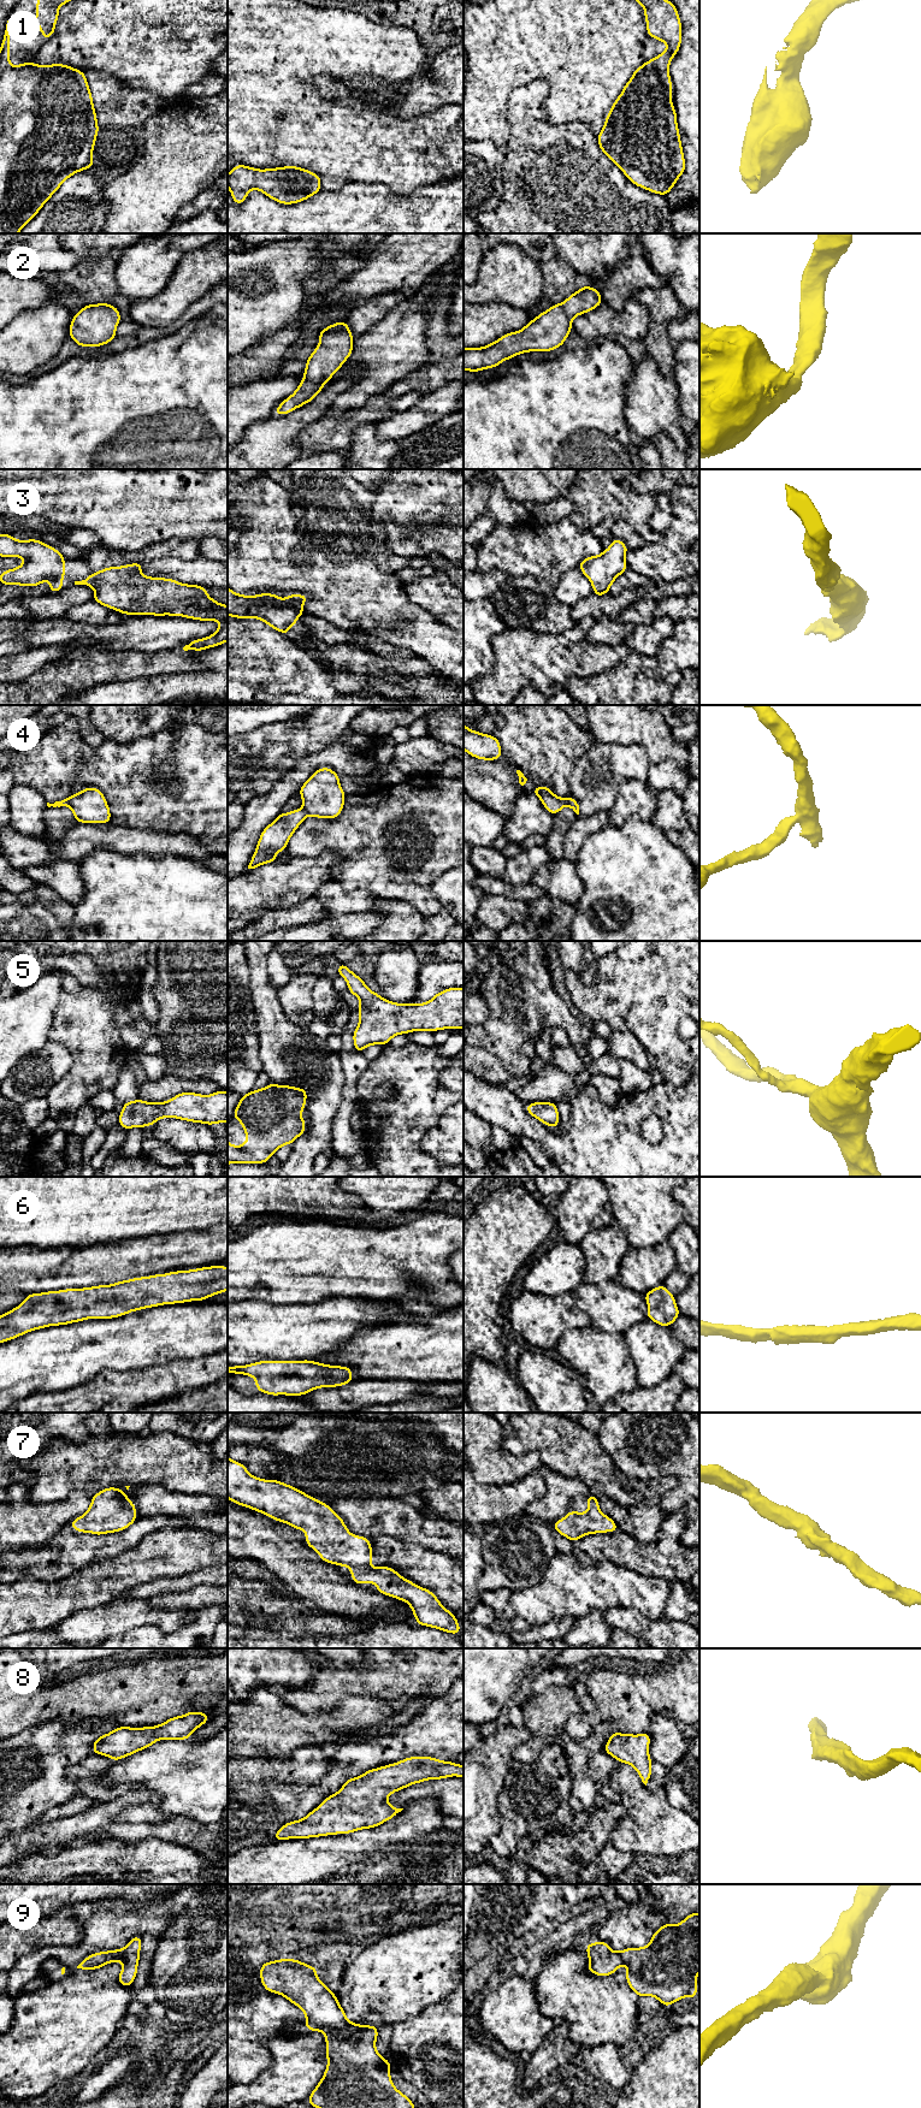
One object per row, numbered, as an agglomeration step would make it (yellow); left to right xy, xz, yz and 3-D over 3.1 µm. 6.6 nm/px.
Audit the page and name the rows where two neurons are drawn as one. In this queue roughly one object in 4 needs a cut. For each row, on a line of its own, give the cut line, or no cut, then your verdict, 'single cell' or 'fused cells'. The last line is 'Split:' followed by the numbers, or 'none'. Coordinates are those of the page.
1: no cut | single cell
2: no cut | single cell
3: no cut | single cell
4: xy (68, 798), (70, 805) | fused cells
5: no cut | single cell
6: no cut | single cell
7: no cut | single cell
8: no cut | single cell
9: no cut | single cell
Split: 4

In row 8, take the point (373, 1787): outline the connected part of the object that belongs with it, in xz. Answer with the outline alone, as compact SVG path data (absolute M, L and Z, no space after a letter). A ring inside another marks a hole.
M408 1757L395 1764L367 1770L364 1775L346 1780L336 1794L327 1796L305 1818L285 1823L274 1834L274 1841L376 1828L403 1810L386 1801L390 1794L414 1783L450 1776L464 1778L464 1765L432 1757Z

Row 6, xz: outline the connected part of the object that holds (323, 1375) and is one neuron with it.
M259 1361L247 1366L229 1366L228 1373L255 1379L260 1393L271 1396L302 1396L321 1387L337 1387L353 1382L353 1369L315 1361Z

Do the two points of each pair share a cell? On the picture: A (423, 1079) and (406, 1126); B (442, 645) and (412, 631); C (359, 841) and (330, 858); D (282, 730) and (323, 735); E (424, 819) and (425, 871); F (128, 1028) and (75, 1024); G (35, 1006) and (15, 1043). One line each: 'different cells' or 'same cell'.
A: same cell
B: same cell
C: different cells
D: same cell
E: same cell
F: different cells
G: same cell

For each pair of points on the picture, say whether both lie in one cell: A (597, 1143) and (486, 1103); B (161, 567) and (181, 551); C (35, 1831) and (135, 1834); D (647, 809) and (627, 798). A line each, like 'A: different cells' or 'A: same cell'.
A: same cell
B: different cells
C: same cell
D: same cell

